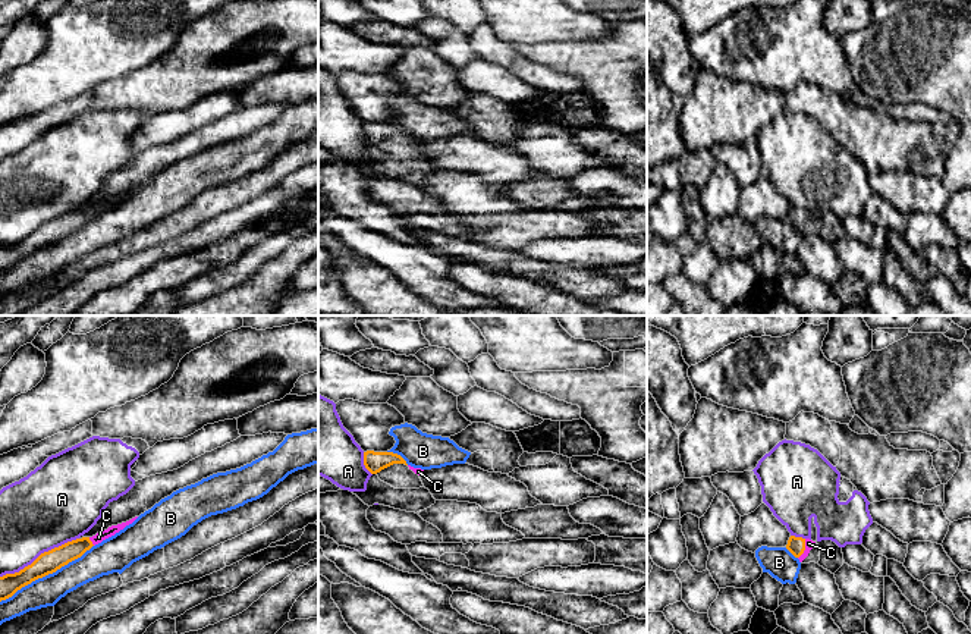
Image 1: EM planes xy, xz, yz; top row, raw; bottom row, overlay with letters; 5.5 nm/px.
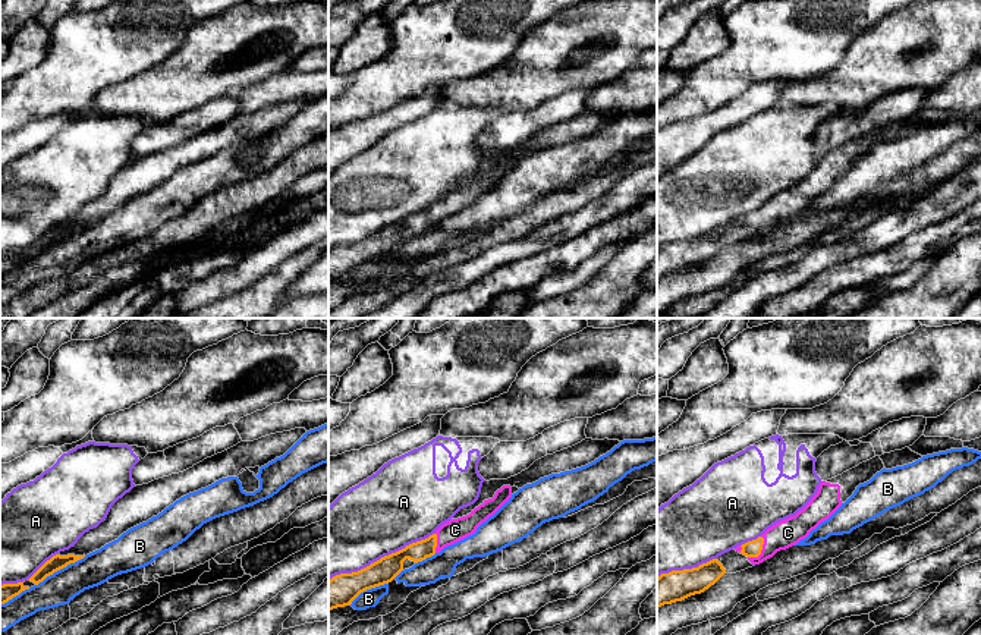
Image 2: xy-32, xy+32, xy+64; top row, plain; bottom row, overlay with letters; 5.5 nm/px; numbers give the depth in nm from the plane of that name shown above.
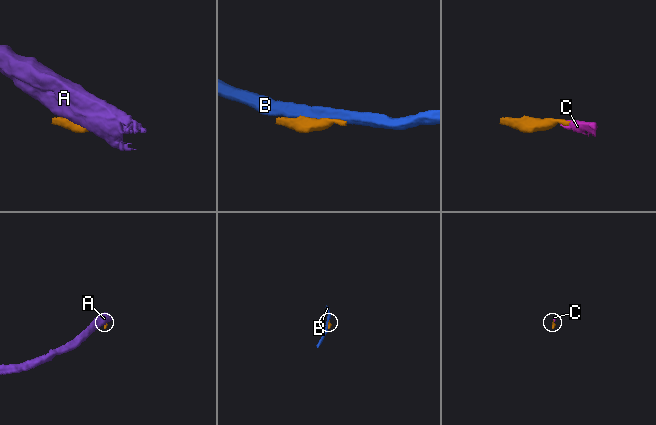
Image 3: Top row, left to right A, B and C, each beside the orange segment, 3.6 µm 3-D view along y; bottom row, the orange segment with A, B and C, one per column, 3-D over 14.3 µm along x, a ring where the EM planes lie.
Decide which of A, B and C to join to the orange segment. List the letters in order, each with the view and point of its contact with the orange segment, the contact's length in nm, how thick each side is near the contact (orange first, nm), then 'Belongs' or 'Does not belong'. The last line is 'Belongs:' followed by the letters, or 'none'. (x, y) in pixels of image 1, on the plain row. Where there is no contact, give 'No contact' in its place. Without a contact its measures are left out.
A: Touches orange at xy (40, 226). Shared border 480 nm. Thickness 120 nm (orange) against 420 nm. Does not belong
B: Touches orange at xy (46, 245). Shared border 600 nm. Thickness 120 nm (orange) against 160 nm. Does not belong
C: Touches orange at yz (804, 220). Shared border 120 nm. Thickness 100 nm (orange) against 50 nm. Belongs
Belongs: C

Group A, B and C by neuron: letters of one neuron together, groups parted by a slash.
A / B / C

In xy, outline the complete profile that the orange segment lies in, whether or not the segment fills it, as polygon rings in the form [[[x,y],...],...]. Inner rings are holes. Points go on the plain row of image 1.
[[[138,188],[126,194],[111,197],[92,208],[82,208],[67,213],[59,219],[41,225],[31,236],[25,238],[19,244],[0,248],[0,273],[12,269],[18,261],[31,255],[32,252],[53,245],[69,233],[81,229],[92,217],[114,207],[126,197],[132,195],[136,189]]]

